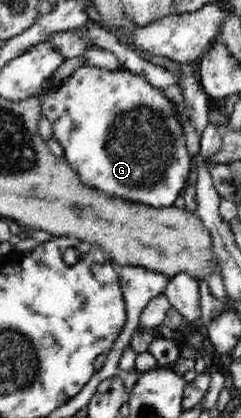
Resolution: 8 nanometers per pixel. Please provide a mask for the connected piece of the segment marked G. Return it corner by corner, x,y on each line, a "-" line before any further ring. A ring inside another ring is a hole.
83,66
61,85
43,88
39,94
42,115
52,125
52,137
63,147
64,159
85,187
154,209
172,207
175,199
182,196
187,181
193,176
193,157
187,149
181,114
175,102
151,86
143,75
133,74
126,68
109,71

